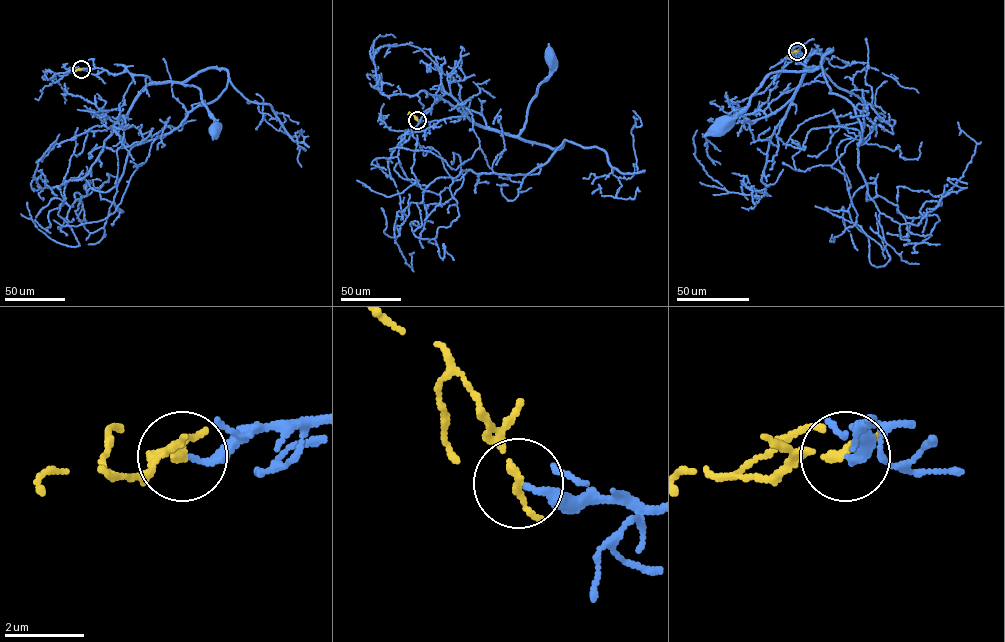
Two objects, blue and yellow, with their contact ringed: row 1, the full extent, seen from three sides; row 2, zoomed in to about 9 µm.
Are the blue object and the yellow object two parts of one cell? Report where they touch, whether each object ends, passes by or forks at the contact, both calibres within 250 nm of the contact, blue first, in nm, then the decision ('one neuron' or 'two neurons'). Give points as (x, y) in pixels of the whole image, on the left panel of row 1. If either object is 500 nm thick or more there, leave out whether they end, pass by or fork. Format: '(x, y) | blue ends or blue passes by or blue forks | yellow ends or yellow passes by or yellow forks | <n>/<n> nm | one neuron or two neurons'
(81, 69) | blue ends | yellow passes by | 160/170 nm | one neuron

